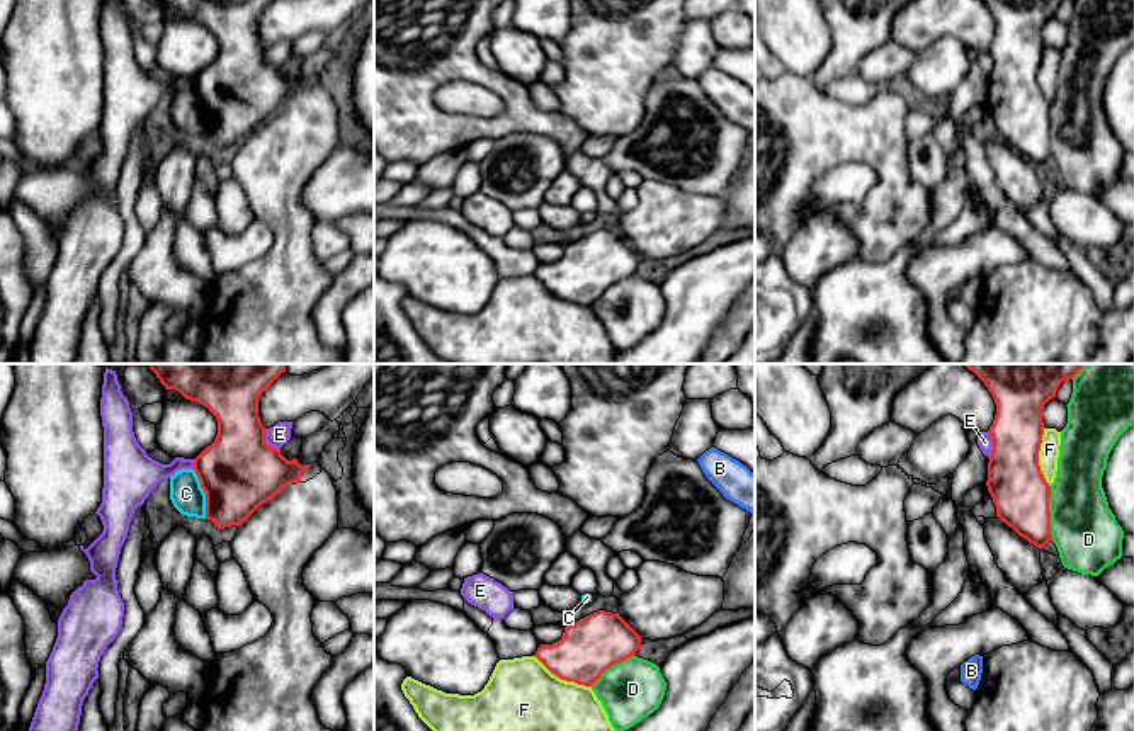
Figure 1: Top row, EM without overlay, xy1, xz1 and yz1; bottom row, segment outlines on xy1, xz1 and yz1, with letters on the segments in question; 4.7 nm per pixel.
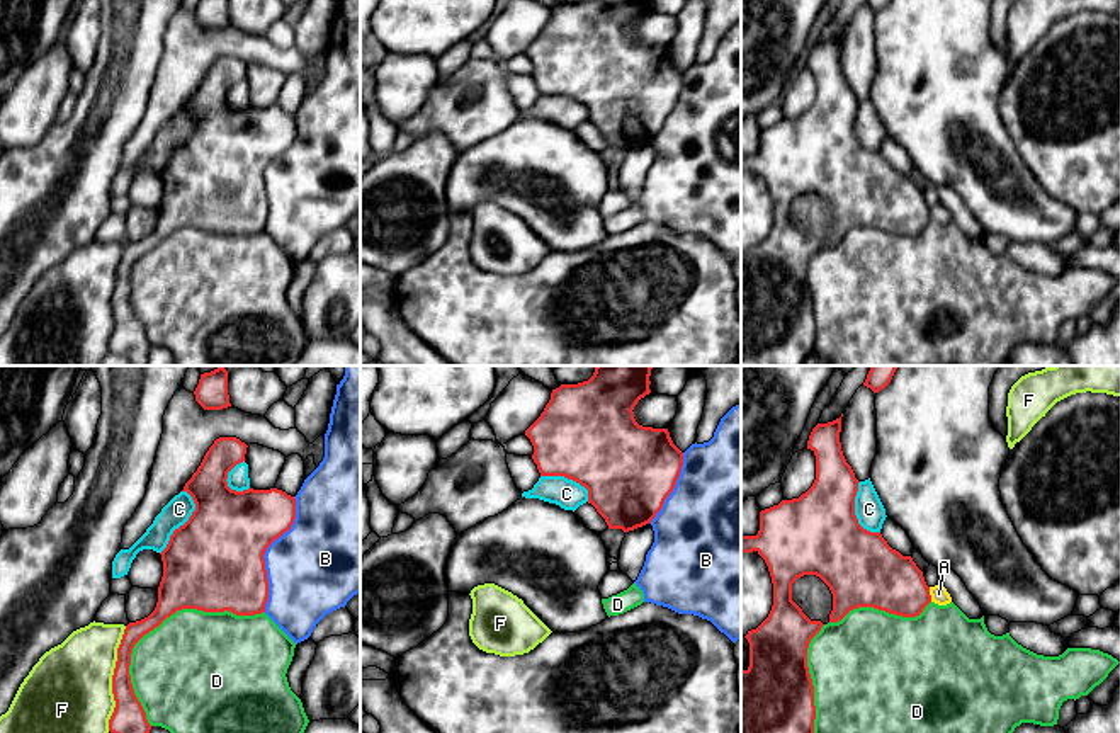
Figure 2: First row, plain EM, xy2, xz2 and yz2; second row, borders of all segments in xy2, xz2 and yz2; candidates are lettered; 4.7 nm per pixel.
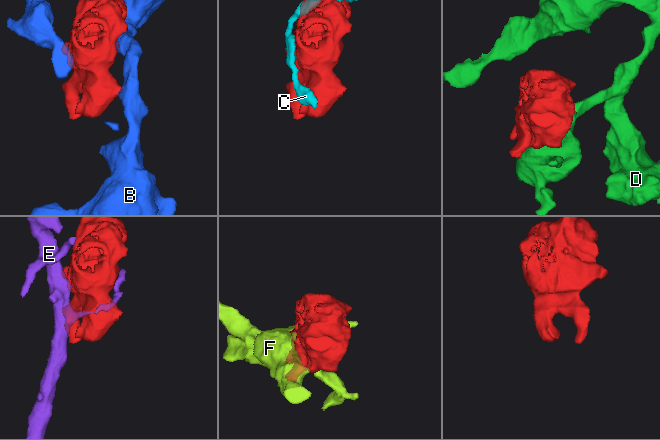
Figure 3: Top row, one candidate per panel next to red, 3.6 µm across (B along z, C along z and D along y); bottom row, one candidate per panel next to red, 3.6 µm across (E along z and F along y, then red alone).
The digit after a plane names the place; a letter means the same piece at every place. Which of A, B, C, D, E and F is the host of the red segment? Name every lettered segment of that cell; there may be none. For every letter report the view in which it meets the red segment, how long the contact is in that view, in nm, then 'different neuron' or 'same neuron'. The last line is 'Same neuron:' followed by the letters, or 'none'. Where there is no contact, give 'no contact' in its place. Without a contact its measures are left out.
A: contact in yz2; length 70 nm; different neuron
B: contact in xy2; length 550 nm; different neuron
C: contact in xy2; length 320 nm; different neuron
D: contact in xy2; length 750 nm; different neuron
E: contact in xy1; length 120 nm; different neuron
F: contact in xy2; length 500 nm; different neuron
Same neuron: none

